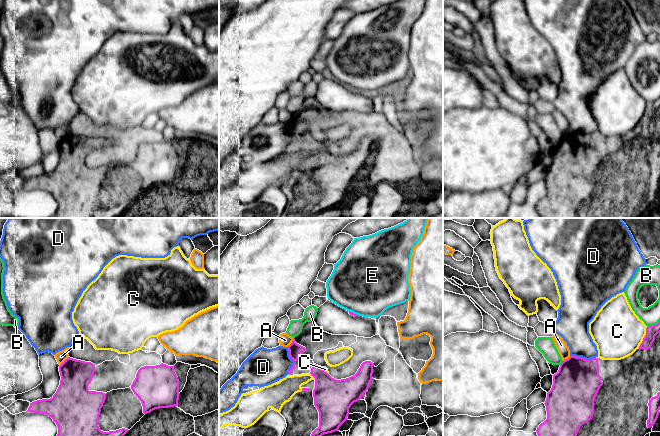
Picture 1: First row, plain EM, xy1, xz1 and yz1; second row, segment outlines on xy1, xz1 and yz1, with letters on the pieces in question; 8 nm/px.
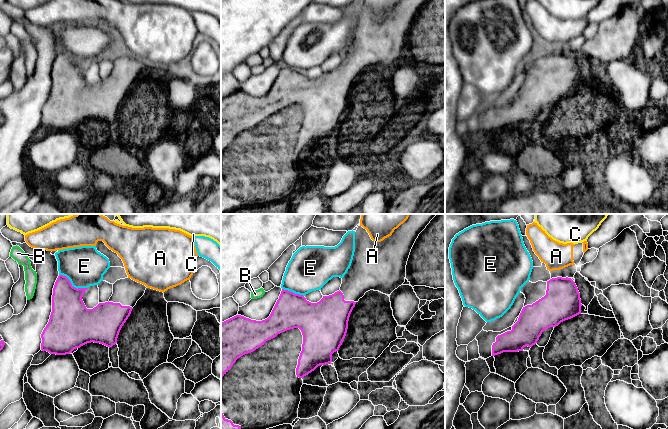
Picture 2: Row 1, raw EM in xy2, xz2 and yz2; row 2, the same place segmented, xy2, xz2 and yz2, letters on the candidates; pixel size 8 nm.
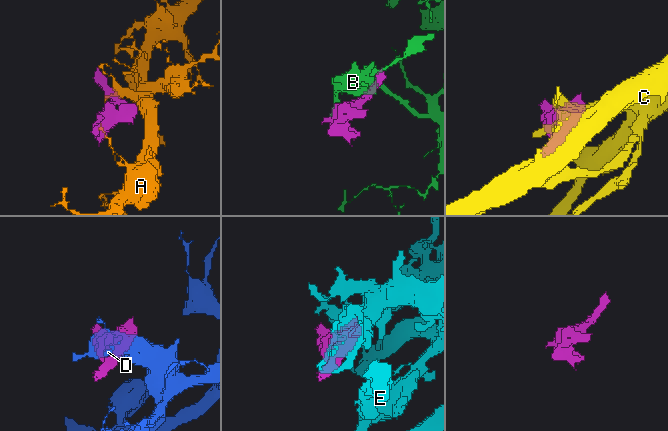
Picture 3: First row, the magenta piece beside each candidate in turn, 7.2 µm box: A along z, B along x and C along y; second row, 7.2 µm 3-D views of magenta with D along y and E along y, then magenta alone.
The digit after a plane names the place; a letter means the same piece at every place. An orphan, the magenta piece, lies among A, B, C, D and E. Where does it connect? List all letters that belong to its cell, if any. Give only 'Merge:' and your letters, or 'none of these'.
Merge: none of these

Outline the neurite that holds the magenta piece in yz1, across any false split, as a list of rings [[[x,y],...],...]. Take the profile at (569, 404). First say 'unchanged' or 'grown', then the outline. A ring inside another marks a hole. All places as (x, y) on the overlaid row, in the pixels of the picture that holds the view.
grown; [[[660,321],[646,328],[639,348],[621,360],[586,360],[570,356],[553,375],[553,385],[545,401],[547,419],[539,425],[538,436],[645,436],[652,432],[660,413]]]

